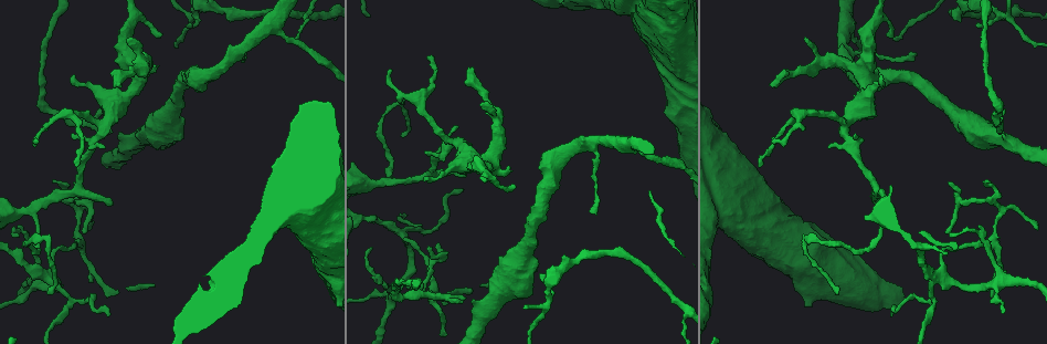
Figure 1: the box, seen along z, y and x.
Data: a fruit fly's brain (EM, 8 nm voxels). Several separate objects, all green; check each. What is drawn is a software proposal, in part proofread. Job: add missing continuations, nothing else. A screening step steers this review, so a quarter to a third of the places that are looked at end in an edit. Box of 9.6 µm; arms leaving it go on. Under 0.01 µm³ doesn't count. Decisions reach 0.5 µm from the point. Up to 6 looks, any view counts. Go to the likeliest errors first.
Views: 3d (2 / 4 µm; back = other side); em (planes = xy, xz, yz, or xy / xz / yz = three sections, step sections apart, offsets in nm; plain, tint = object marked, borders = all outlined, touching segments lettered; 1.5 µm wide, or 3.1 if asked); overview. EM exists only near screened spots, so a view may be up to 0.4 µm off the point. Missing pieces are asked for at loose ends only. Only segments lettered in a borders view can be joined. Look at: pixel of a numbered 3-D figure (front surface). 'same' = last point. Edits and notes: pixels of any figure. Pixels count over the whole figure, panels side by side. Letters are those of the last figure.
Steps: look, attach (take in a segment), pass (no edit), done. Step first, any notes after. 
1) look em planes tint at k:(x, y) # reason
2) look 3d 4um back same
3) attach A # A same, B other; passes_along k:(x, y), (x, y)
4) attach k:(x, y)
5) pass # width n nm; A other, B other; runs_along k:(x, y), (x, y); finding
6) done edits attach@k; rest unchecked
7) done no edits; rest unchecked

look em yz step 8 plain at 1:(17, 236) # an open end

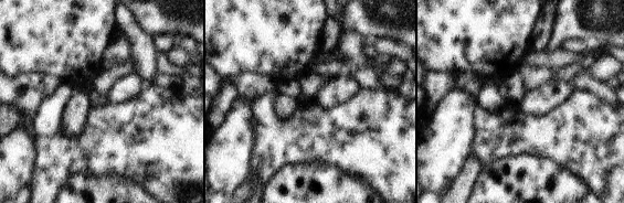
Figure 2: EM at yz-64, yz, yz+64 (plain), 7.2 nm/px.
look em yz step 8 borders same

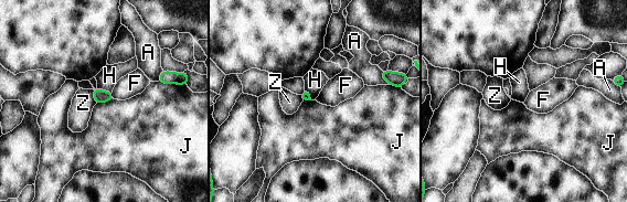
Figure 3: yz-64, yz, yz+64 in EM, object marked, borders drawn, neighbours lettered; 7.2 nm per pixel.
pass # longest_contact J 160 nm; A other, F other, H other, J other, Z other; border 3:(158, 81), (178, 85); none of them fits

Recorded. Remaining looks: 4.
look em planes borders at 1:(424, 153) # an open end

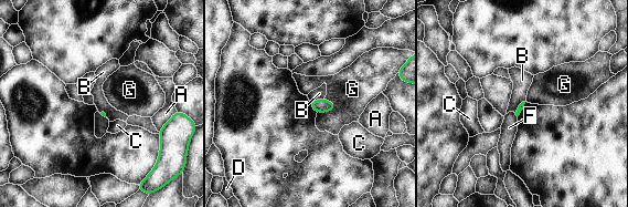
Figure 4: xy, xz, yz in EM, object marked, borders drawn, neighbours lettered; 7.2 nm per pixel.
pass # A other, B other, C other, D other, F other, G other; border 4:(323, 97), (310, 102); none of them fits

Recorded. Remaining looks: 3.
look 3d 4um at 1:(404, 134) # end of a long branch

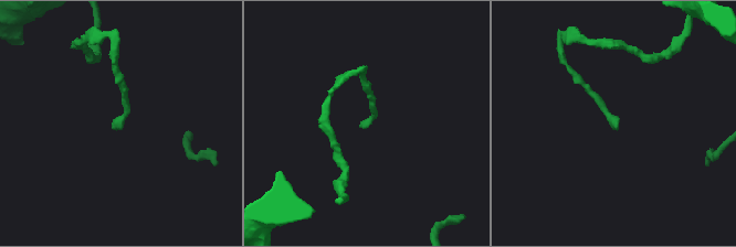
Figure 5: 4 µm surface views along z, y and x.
look em xy step 8 borders at 5:(616, 127)

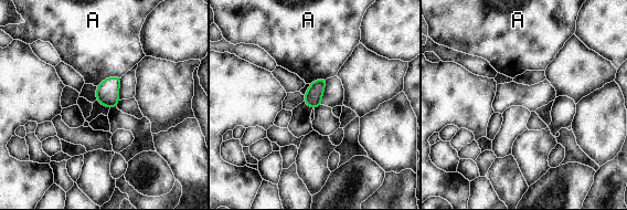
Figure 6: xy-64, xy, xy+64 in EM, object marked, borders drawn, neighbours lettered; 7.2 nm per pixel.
pass # A other; border 6:(120, 76), (108, 76), (96, 86); no lettered segment goes on from it

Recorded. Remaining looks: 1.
done no edits; rest unchecked

